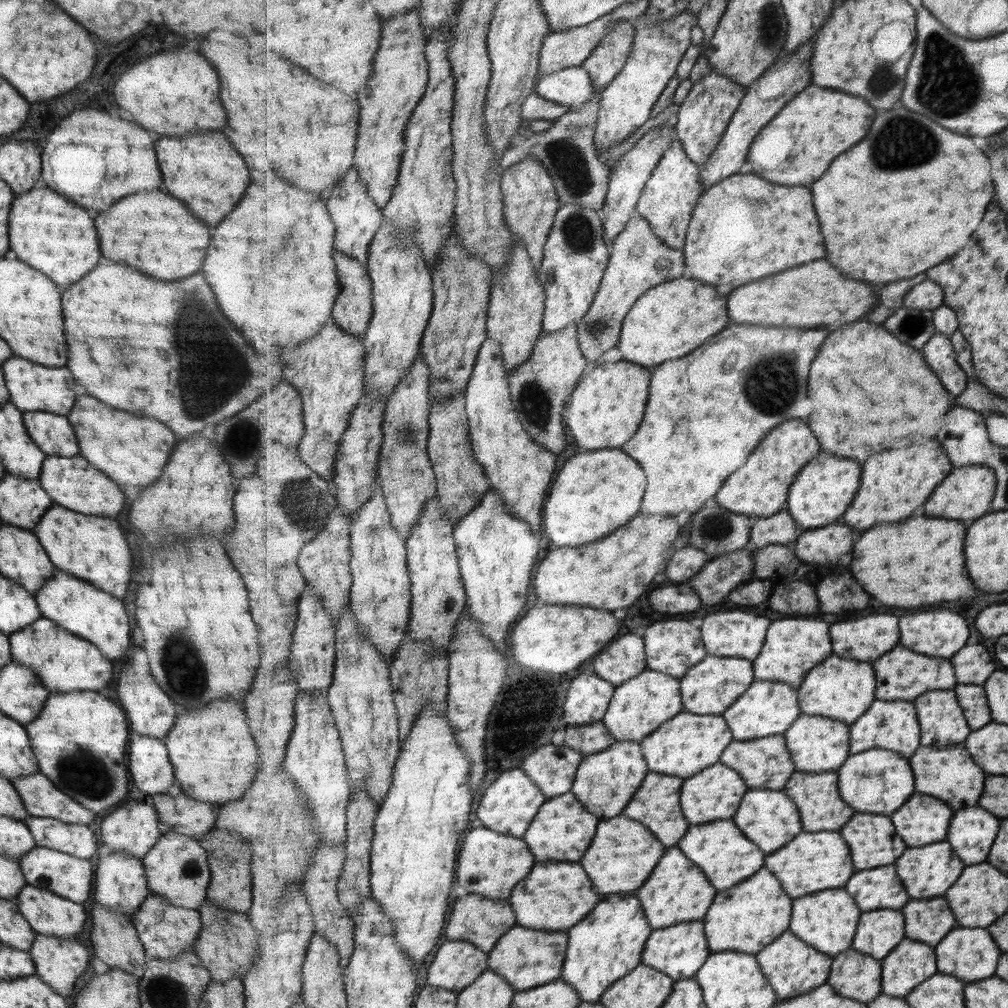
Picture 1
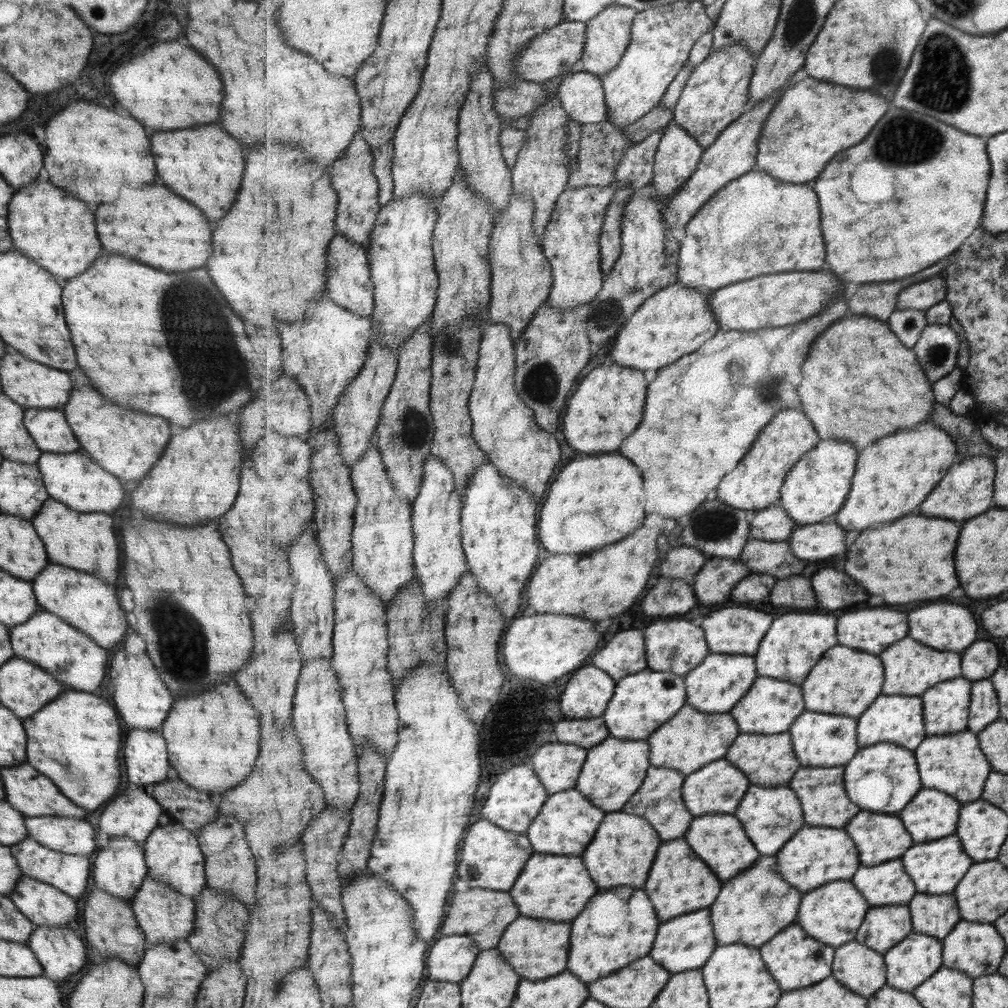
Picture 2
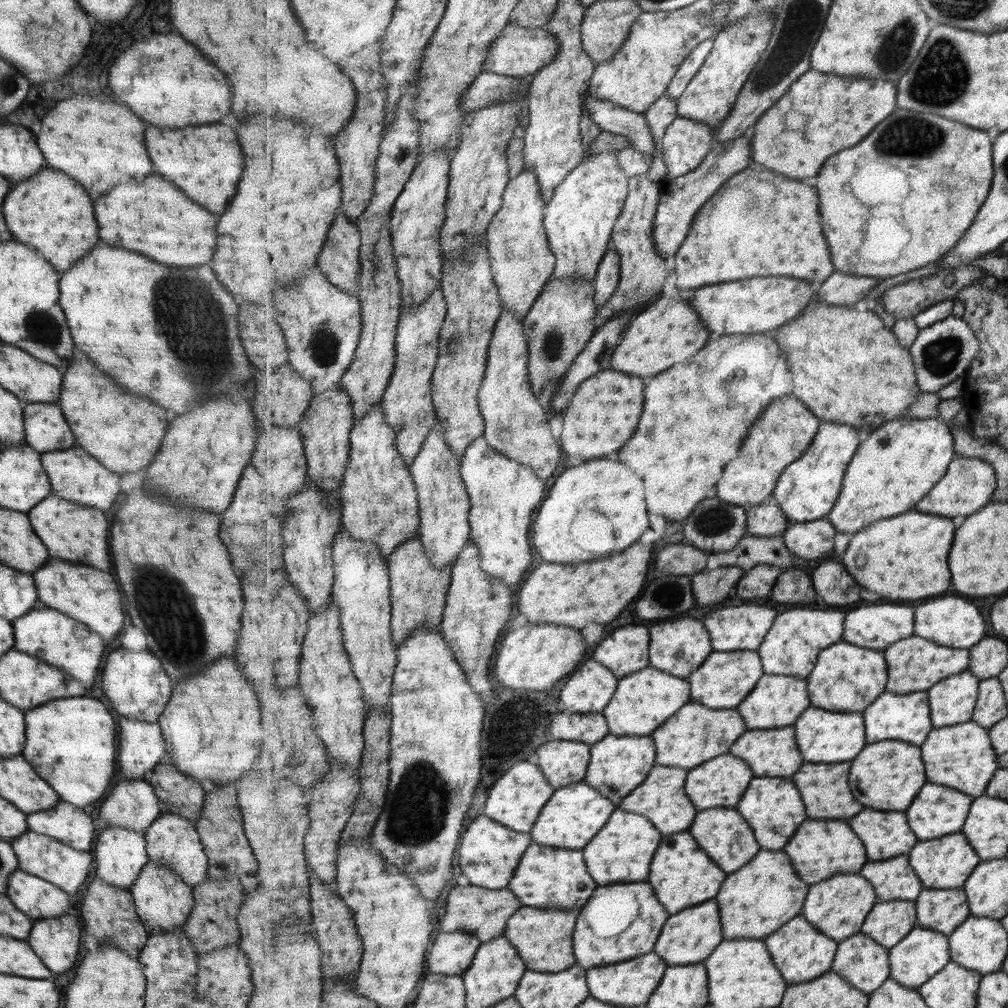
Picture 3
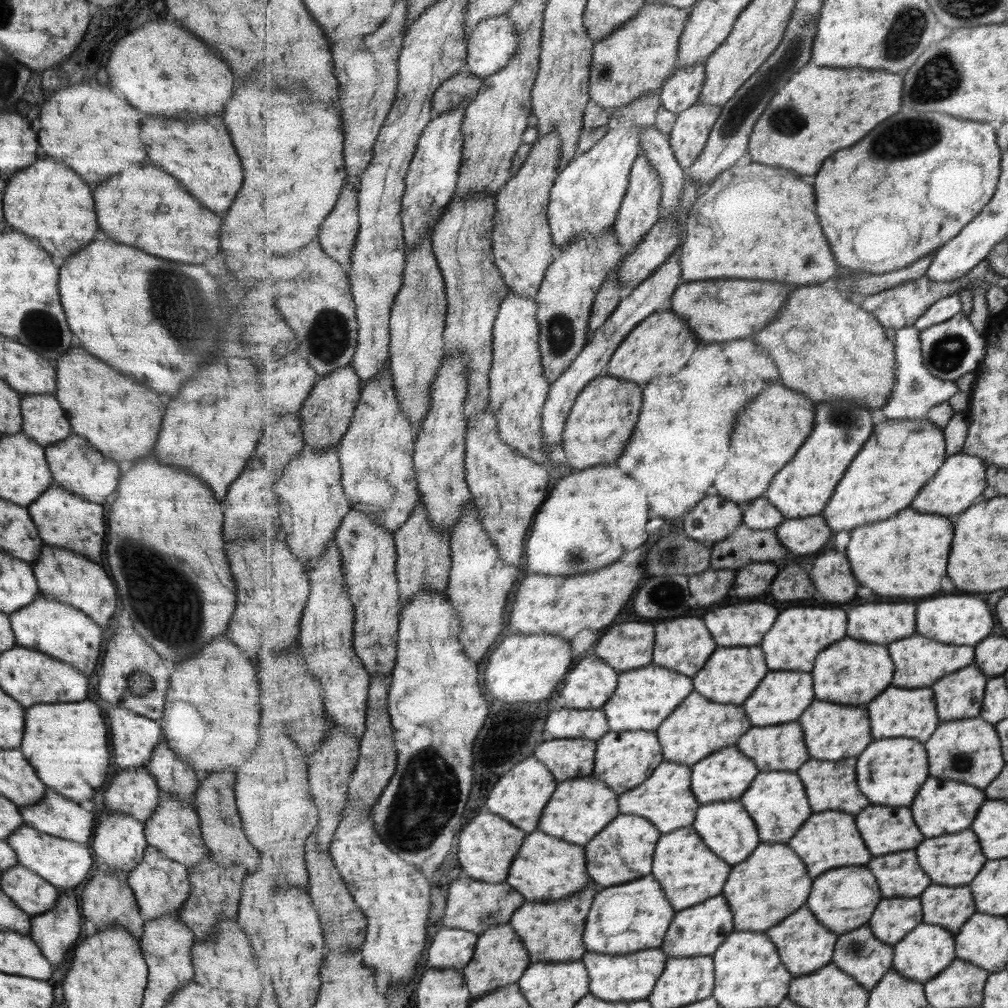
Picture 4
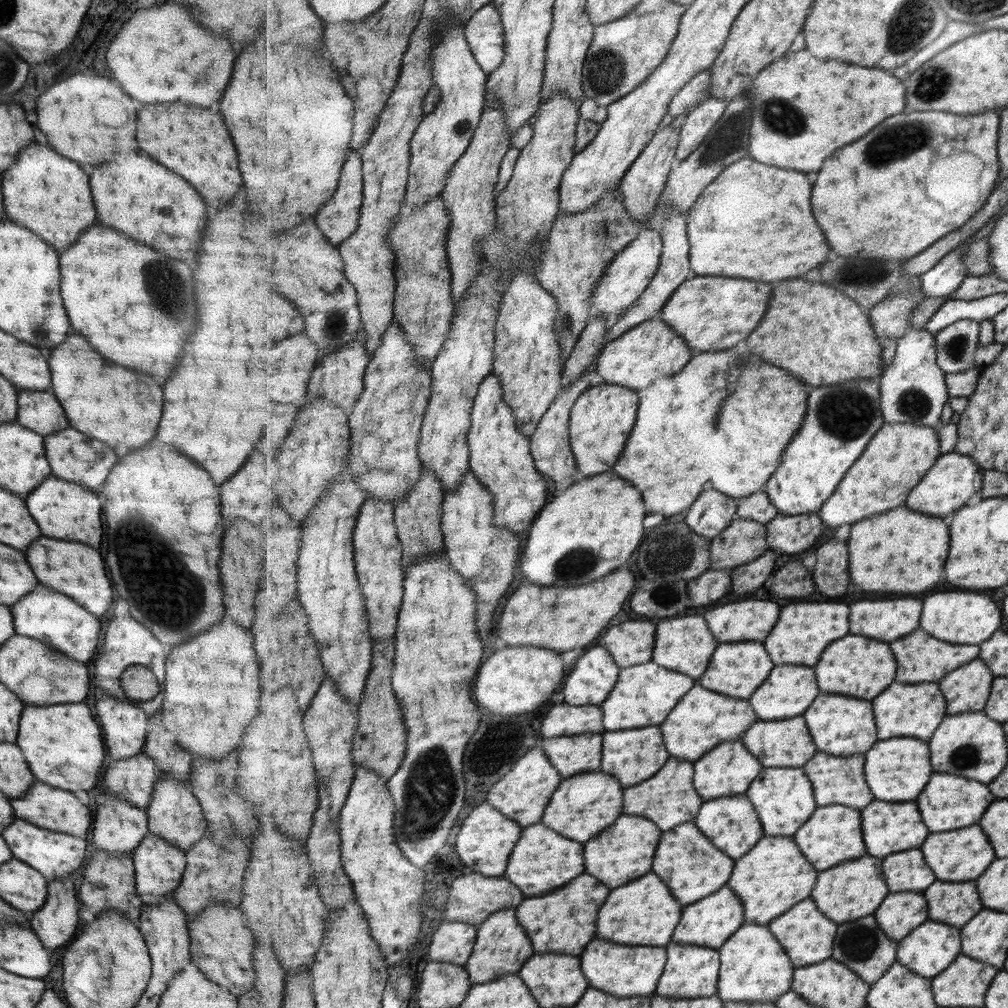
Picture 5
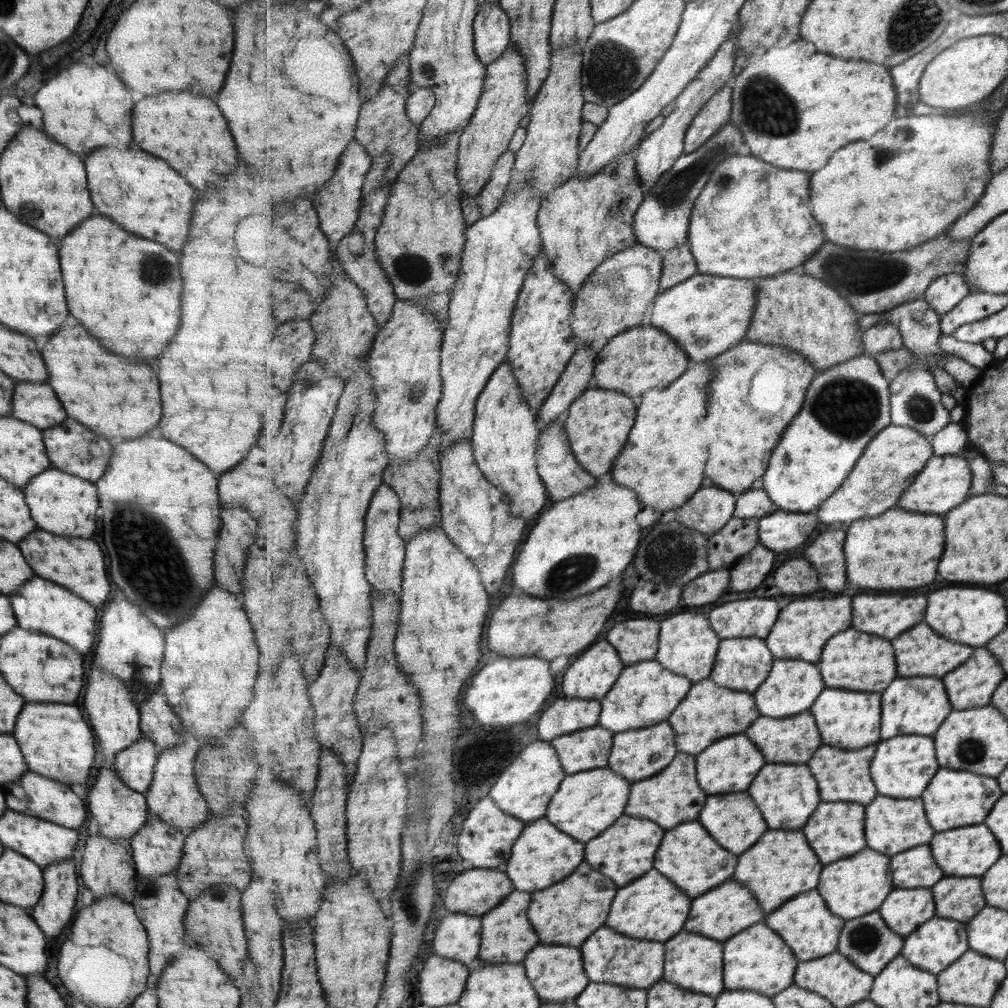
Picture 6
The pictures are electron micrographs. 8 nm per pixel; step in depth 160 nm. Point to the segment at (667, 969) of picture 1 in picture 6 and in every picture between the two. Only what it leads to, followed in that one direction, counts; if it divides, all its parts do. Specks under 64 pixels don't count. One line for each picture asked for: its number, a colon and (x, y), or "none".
2: (687, 943)
3: (691, 937)
4: (700, 931)
5: (709, 924)
6: (723, 913)

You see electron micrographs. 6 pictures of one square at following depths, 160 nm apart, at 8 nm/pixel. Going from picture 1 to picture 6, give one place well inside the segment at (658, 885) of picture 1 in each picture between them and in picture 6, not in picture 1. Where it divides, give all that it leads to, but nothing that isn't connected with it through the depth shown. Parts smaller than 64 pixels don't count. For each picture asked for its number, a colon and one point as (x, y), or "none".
2: (681, 882)
3: (683, 875)
4: (691, 873)
5: (691, 863)
6: (689, 855)

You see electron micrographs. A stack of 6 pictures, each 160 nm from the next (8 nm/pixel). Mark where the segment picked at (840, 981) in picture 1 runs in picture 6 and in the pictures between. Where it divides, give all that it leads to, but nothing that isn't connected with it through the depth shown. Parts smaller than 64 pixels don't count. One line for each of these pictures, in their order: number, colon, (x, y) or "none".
2: (864, 970)
3: (862, 960)
4: (860, 953)
5: (862, 945)
6: (868, 941)

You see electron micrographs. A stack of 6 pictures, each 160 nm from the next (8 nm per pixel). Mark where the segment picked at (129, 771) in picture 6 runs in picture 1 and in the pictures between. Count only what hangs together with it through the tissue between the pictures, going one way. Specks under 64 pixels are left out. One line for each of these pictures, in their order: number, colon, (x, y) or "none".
1: (132, 830)
2: (134, 814)
3: (131, 804)
4: (133, 792)
5: (132, 779)

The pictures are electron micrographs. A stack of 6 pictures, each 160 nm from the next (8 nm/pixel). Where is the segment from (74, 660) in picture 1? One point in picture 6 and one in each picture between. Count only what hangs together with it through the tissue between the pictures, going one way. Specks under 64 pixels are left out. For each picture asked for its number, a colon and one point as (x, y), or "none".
2: (45, 640)
3: (45, 634)
4: (51, 627)
5: (50, 617)
6: (44, 607)

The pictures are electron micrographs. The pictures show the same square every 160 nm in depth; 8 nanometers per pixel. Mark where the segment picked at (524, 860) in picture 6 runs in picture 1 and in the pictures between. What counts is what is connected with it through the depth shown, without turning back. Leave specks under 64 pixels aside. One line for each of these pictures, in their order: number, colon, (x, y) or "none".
1: (555, 897)
2: (558, 888)
3: (548, 878)
4: (547, 869)
5: (544, 860)

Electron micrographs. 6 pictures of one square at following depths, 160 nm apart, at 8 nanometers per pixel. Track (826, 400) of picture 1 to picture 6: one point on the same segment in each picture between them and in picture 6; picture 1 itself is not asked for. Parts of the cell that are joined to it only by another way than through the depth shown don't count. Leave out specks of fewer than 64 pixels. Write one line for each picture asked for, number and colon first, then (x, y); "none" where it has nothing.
2: (884, 390)
3: (824, 346)
4: (826, 345)
5: (818, 333)
6: (802, 313)

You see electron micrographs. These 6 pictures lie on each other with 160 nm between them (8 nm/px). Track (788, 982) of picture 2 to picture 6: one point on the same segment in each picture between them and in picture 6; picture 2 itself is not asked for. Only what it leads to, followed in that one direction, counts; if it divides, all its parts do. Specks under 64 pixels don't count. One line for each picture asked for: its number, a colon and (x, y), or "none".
3: (802, 952)
4: (806, 945)
5: (809, 935)
6: (807, 924)

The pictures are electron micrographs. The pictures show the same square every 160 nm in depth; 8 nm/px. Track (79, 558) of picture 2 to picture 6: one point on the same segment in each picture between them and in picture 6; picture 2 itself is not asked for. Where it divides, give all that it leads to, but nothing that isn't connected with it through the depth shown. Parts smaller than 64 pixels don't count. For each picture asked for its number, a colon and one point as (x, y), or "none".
3: (79, 534)
4: (63, 520)
5: (64, 511)
6: (58, 503)

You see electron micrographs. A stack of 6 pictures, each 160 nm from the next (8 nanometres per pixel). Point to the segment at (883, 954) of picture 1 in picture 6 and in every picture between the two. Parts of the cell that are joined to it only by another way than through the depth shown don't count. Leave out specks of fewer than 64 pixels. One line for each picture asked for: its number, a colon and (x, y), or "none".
2: (883, 928)
3: (889, 923)
4: (894, 918)
5: (901, 913)
6: (905, 910)

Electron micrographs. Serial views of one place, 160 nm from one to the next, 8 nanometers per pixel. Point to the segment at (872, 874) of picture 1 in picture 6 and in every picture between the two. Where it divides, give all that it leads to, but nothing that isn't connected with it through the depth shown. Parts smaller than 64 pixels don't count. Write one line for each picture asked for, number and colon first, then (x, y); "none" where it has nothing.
2: (889, 883)
3: (895, 879)
4: (900, 874)
5: (907, 870)
6: (917, 868)

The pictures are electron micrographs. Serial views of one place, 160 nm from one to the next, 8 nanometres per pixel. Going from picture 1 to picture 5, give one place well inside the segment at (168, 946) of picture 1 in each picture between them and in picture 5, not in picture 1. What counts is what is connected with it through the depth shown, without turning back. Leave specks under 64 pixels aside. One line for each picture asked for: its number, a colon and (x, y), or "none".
2: (163, 915)
3: (162, 901)
4: (160, 886)
5: (158, 867)

